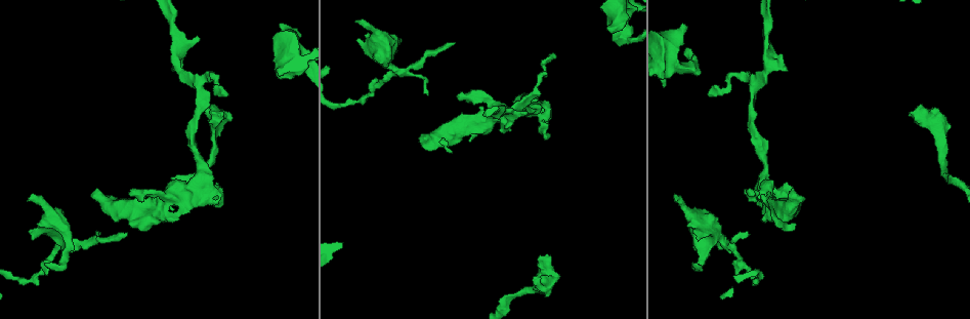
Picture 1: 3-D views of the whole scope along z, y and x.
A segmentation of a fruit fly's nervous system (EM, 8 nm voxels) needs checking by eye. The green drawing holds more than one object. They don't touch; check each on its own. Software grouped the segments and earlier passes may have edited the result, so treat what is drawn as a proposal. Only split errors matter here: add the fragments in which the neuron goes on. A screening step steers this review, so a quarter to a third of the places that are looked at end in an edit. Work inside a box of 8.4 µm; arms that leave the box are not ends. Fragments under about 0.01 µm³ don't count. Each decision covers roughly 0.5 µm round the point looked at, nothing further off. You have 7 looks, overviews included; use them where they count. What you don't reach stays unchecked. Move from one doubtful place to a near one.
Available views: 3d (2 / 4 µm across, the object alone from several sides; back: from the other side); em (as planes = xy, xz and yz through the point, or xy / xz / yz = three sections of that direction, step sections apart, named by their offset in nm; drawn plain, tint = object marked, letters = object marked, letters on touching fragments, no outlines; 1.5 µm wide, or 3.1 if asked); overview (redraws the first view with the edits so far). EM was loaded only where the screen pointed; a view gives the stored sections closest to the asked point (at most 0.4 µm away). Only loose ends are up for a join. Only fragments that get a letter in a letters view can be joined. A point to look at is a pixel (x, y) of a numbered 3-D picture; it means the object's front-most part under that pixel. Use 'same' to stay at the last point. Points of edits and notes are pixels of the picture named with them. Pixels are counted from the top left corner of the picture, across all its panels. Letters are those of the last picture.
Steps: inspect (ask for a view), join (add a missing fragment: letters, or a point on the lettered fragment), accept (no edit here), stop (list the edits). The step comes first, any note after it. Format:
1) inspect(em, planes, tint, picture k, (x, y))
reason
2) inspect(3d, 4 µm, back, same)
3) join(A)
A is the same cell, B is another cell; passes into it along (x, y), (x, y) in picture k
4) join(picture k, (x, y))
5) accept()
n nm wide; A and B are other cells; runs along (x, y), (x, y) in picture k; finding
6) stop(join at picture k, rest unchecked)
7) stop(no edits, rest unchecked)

inspect(3d, 4 µm, picture 1, (525, 112))
an open end

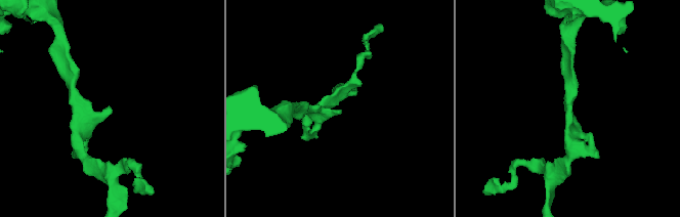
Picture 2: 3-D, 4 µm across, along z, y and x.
inspect(em, planes, letters, picture 2, (111, 107))
shape alone is not enough

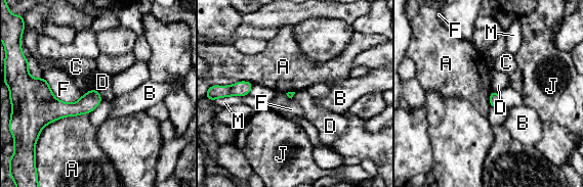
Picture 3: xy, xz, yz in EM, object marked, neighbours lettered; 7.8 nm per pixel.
accept()
A, B, C, D, F, J and M are other cells; border along (89, 112), (54, 120), (40, 133) in picture 3; none of them fits

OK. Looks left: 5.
inspect(3d, 4 µm, back, picture 1, (132, 193))
branch stops here

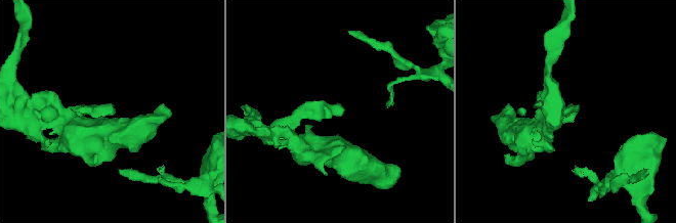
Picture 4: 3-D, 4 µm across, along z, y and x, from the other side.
inspect(em, planes, tint, picture 4, (571, 114))
shape alone is not enough

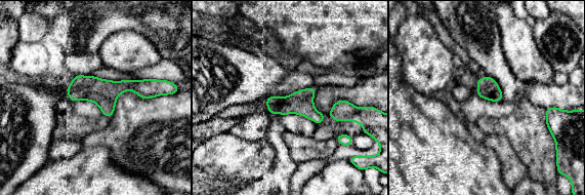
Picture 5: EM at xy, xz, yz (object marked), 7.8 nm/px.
inspect(em, planes, letters, same)

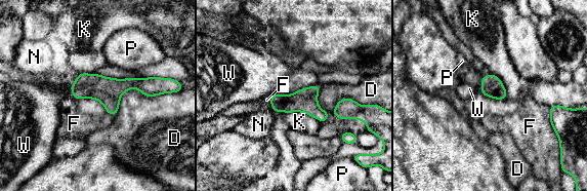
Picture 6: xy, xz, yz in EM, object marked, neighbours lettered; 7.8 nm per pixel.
accept()
160 nm wide; D touches over 480 nm; D, F, K, N, P and W are other cells; none of them fits

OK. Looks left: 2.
inspect(em, planes, letters, picture 1, (355, 21))
tapers out

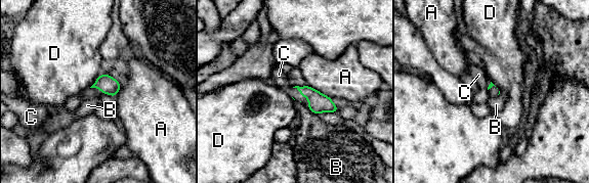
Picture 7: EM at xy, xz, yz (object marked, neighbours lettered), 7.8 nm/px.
join(C)
C is the same cell, A, B and D are other cells; it goes on there

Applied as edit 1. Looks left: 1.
stop(join at picture 7, rest unchecked)

